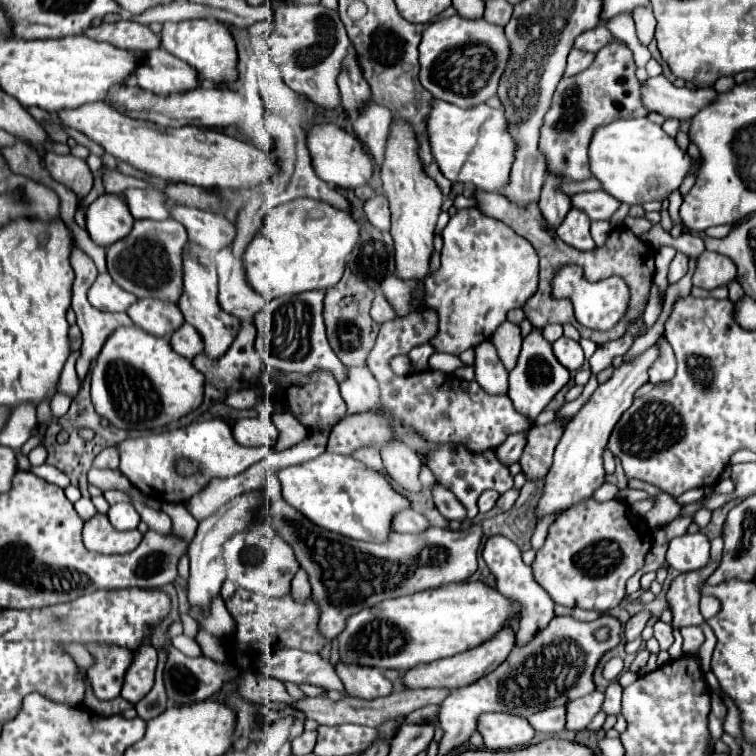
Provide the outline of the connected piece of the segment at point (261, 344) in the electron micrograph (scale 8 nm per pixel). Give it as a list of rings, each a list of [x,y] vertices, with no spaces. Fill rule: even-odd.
[[[324,290],[280,296],[270,300],[266,308],[256,314],[254,320],[258,328],[256,352],[268,370],[280,370],[280,372],[292,372],[304,376],[318,370],[326,370],[334,376],[338,384],[348,378],[348,368],[338,360],[338,356],[332,352],[326,340],[326,328],[322,320],[324,296],[326,296]]]

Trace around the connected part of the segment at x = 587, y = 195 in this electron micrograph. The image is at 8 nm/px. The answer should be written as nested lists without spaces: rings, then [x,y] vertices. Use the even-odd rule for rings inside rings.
[[[604,190],[596,192],[582,192],[572,196],[574,208],[584,208],[592,220],[610,220],[612,214],[620,208],[622,202],[618,202],[614,196],[608,196]]]

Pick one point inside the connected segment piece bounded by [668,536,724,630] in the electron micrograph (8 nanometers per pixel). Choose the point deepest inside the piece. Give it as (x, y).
(684, 595)

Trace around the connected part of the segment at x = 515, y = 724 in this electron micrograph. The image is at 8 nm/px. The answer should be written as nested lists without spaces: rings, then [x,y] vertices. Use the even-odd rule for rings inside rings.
[[[482,714],[478,716],[478,732],[482,734],[484,746],[488,750],[512,750],[528,746],[534,728],[526,718],[514,714]]]

